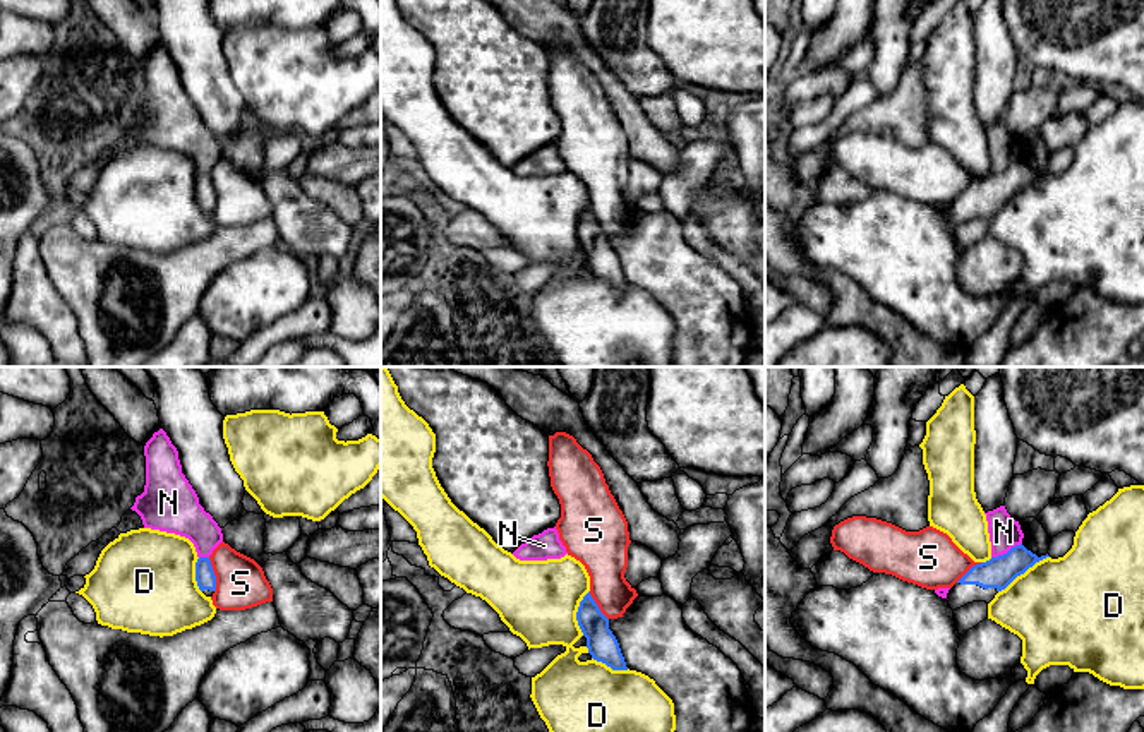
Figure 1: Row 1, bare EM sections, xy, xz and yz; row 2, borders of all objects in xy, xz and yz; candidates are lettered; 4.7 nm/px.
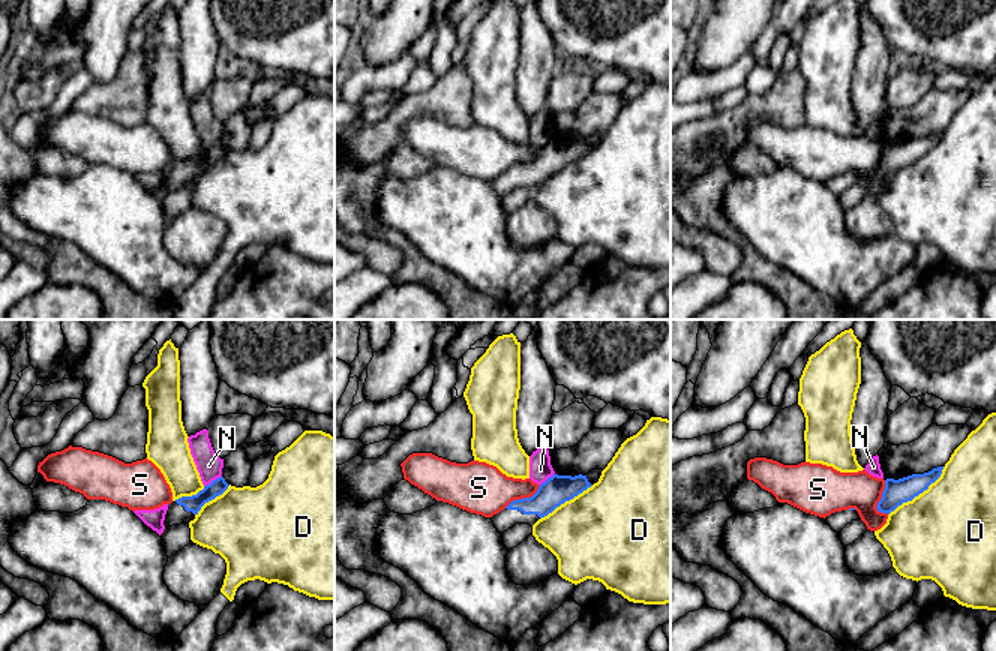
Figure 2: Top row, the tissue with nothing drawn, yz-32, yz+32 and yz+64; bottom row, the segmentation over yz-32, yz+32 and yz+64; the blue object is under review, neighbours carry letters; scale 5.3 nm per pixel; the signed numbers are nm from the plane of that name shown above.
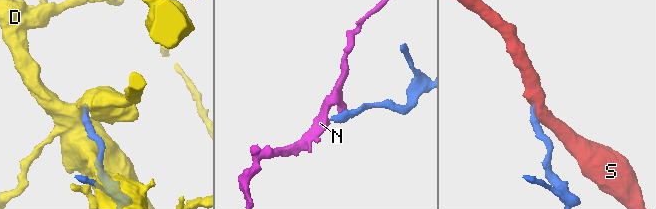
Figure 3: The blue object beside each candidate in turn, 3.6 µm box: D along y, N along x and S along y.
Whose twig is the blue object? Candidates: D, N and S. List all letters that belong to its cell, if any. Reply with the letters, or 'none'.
none

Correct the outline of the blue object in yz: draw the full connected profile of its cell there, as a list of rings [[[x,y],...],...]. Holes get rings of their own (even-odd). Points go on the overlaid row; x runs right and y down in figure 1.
[[[1022,543],[1012,547],[1007,554],[991,557],[986,562],[972,566],[947,593],[952,610],[972,602],[990,603],[995,595],[1005,590],[1017,576],[1024,574],[1036,562],[1050,557],[1038,557]]]

